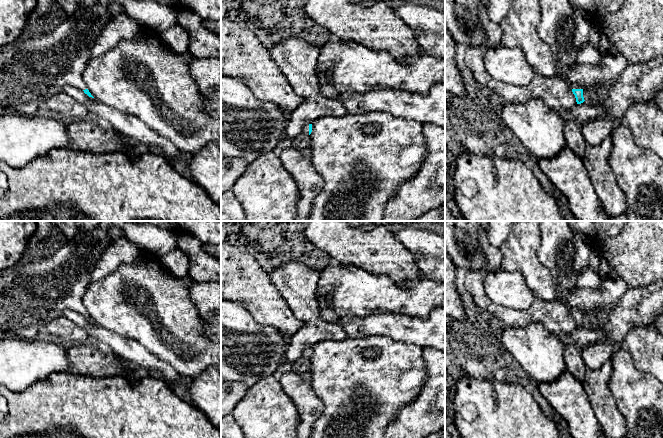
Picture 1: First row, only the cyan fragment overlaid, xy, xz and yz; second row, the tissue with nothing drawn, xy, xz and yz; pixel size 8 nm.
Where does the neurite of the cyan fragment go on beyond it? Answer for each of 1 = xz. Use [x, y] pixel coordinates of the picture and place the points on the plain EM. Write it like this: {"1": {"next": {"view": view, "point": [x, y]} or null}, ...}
{"1": {"next": {"view": "xz", "point": [305, 354]}}}

